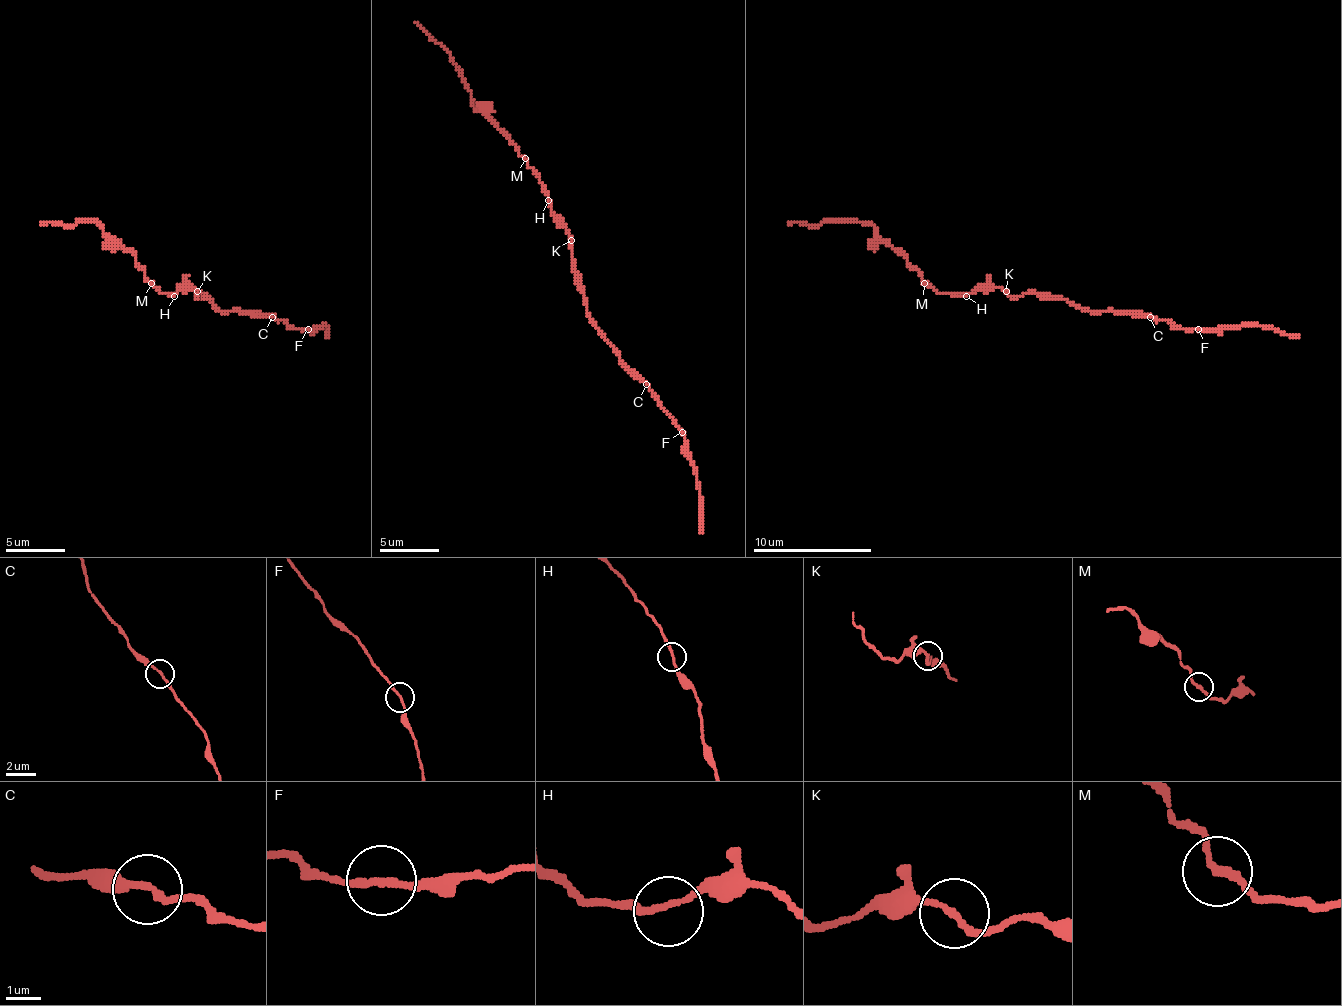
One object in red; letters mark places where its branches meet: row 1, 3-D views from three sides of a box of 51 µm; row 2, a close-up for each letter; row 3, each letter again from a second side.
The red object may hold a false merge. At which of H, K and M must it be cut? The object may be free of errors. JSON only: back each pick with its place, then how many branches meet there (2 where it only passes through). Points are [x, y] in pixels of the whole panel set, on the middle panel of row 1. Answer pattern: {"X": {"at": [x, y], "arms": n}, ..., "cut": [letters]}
{"cut": []}

